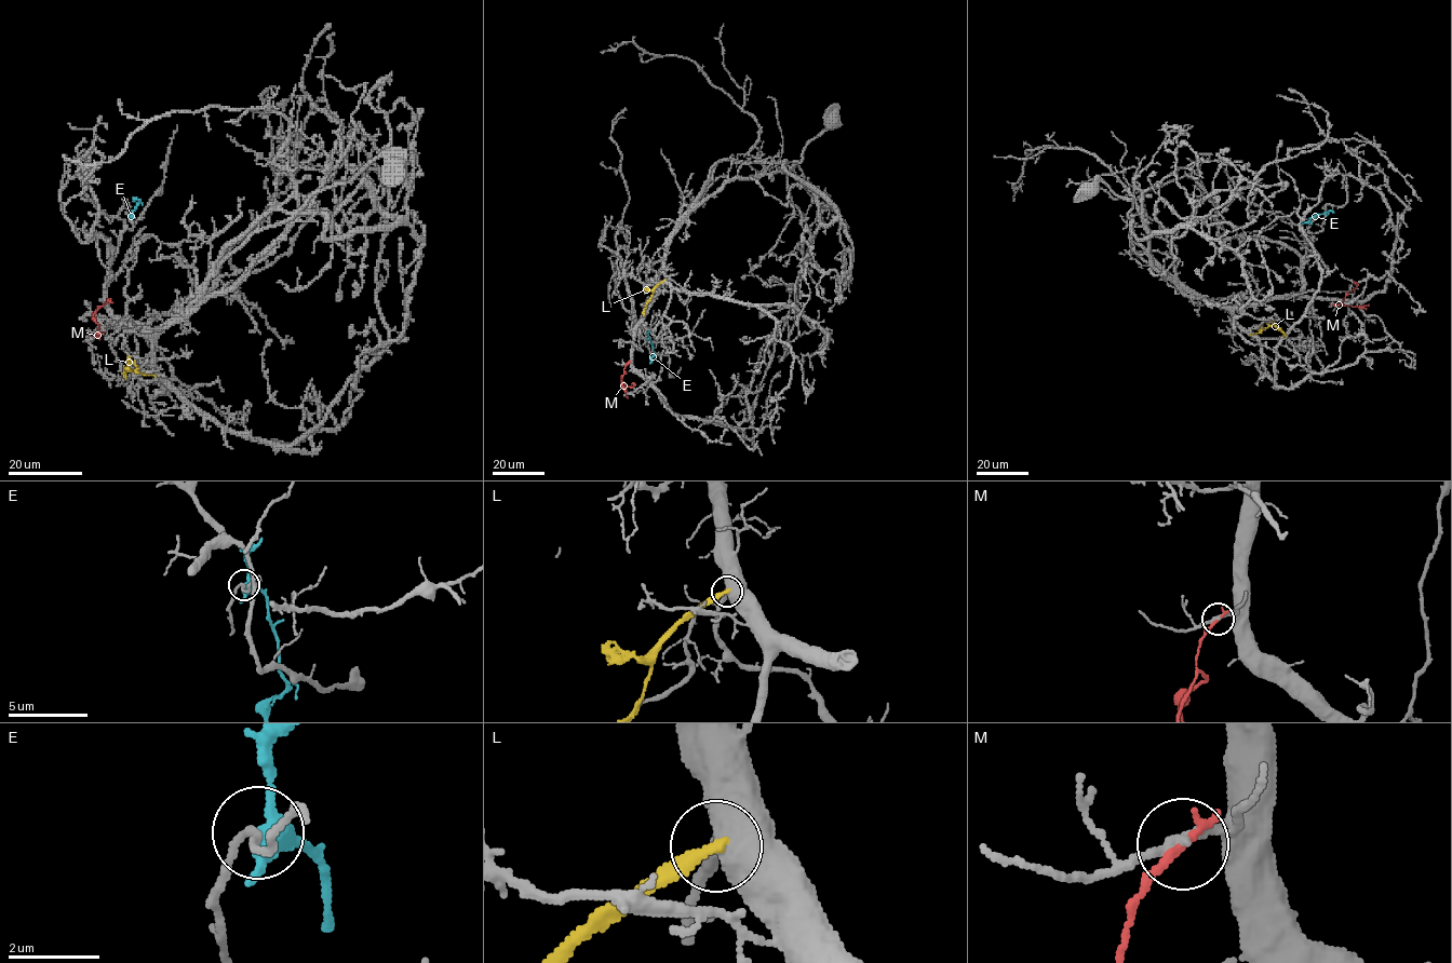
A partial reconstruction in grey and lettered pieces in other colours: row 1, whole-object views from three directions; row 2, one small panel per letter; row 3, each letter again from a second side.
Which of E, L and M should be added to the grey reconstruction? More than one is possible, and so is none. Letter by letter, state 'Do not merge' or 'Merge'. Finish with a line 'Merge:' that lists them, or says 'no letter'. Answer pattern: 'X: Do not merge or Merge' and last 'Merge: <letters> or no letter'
E: Do not merge
L: Do not merge
M: Do not merge
Merge: no letter

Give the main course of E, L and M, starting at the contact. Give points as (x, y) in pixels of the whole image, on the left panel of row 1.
E: (130, 215), (139, 201), (133, 201)
L: (155, 375), (140, 374), (129, 361), (124, 371), (125, 378)
M: (102, 333), (96, 333), (99, 325), (94, 312), (111, 301), (106, 300)

